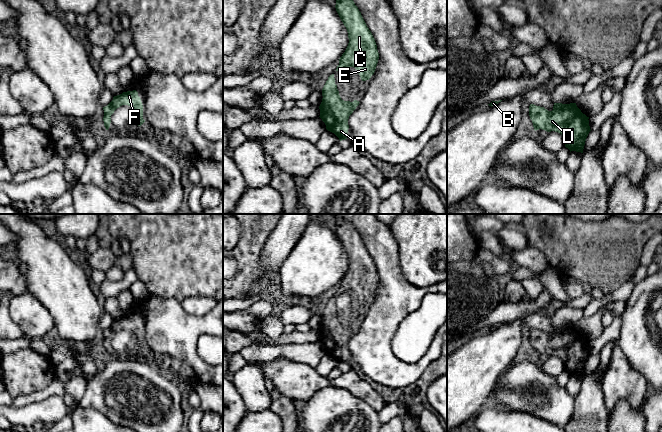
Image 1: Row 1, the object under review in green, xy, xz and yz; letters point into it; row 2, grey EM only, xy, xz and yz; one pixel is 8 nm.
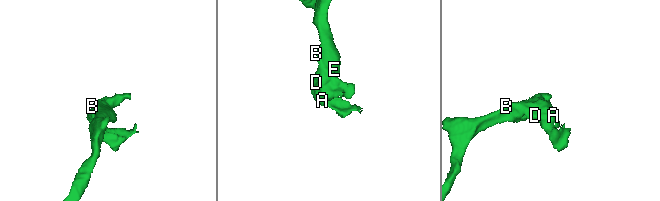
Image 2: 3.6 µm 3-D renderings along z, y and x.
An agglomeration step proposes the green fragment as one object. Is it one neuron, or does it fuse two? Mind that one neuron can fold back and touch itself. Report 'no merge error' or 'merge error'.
no merge error

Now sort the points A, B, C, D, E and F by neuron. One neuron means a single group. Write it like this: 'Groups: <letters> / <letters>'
Groups: A B C D E F

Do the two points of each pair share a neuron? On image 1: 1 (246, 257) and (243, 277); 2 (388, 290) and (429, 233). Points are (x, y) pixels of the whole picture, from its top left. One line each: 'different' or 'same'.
1: same
2: different

